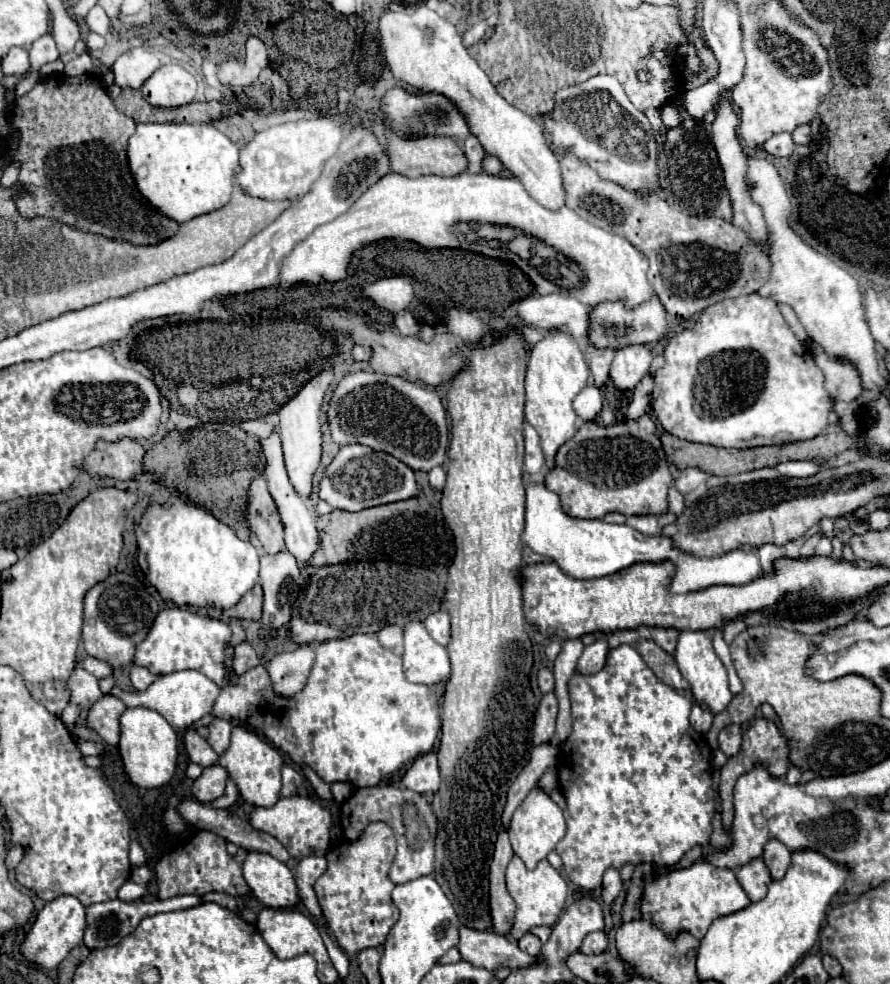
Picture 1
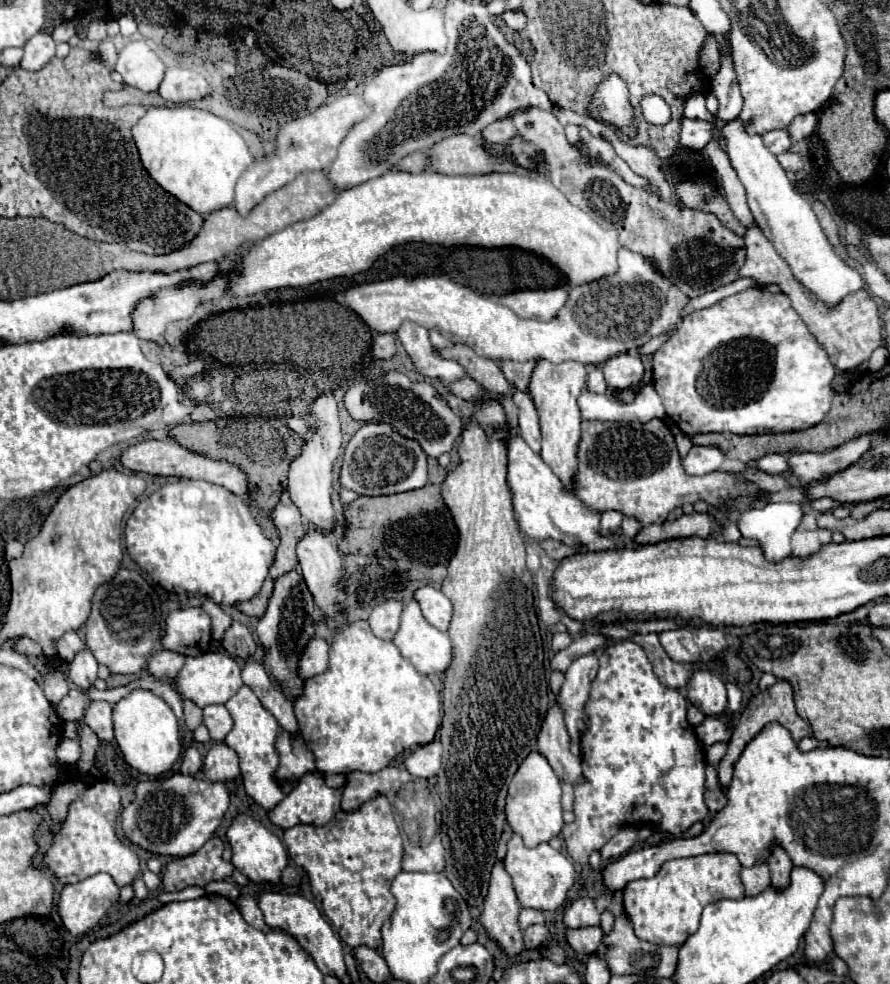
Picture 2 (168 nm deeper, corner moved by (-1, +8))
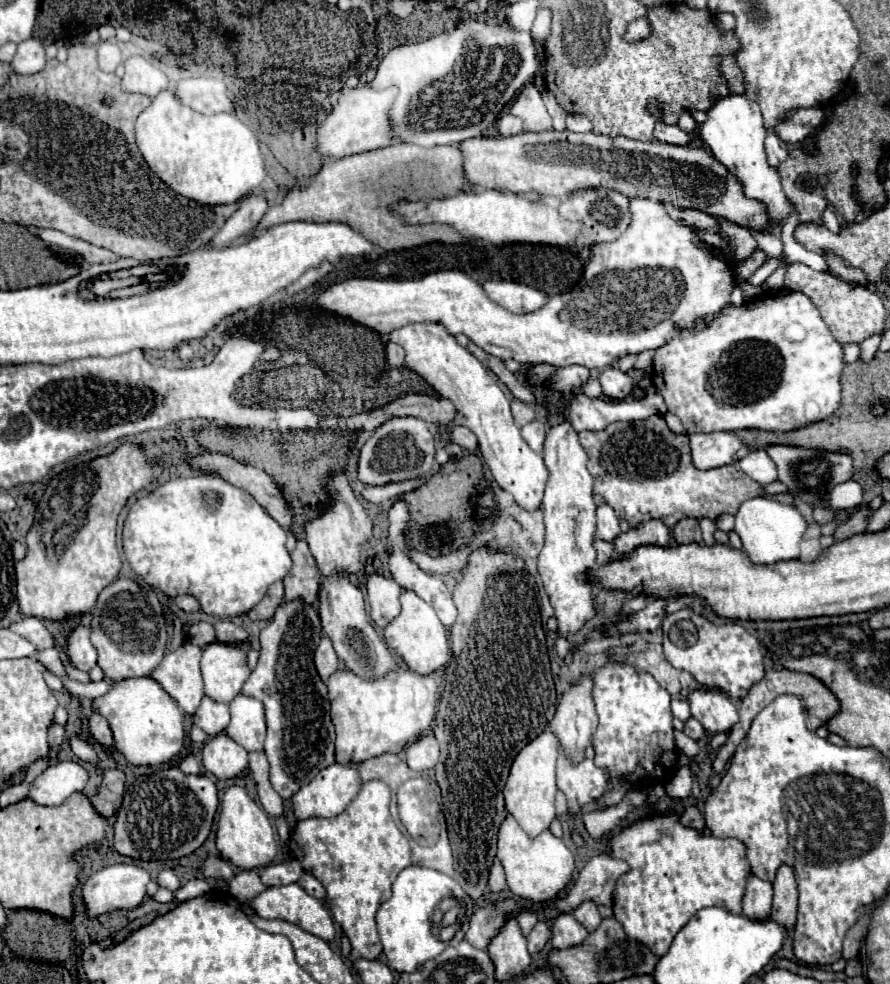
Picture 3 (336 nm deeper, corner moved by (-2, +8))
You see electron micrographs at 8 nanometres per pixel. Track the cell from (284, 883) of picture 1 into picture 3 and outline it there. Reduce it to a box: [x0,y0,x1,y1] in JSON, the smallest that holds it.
[216,786,278,870]

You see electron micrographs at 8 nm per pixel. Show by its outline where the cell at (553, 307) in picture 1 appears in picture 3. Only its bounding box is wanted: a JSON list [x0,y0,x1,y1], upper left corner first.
[482,280,548,314]

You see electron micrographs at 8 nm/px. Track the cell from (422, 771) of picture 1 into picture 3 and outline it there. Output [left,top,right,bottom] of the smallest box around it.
[406,734,438,772]

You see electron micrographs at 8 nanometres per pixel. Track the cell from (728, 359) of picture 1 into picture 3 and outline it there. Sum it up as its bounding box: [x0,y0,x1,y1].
[652,292,844,434]

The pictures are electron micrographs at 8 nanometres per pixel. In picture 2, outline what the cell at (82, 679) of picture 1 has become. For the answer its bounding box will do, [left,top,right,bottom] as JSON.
[69,648,97,690]

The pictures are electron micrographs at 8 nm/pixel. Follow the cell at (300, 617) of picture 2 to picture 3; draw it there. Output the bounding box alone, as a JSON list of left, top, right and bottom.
[242,600,334,798]

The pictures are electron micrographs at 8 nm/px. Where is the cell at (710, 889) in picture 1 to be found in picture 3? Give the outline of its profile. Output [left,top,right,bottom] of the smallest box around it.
[610,816,750,956]

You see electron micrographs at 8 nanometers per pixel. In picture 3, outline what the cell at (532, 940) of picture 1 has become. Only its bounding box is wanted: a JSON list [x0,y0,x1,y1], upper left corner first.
[528,922,550,954]

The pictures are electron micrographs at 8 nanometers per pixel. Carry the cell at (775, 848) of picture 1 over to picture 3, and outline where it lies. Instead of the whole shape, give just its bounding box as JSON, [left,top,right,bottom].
[770,864,798,930]

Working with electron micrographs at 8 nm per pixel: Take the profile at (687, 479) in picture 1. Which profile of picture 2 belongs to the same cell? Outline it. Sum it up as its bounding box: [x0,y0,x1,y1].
[683,446,725,476]

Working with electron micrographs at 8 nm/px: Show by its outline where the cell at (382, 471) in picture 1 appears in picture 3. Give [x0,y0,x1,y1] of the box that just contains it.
[358,416,436,486]

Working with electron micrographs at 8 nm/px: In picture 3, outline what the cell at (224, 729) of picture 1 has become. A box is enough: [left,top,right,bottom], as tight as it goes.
[194,696,230,738]

